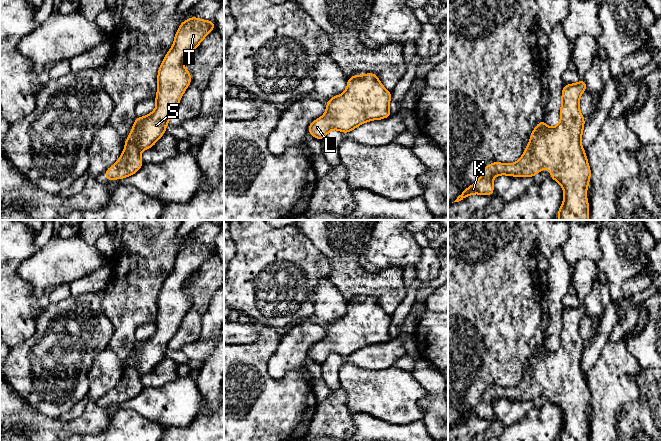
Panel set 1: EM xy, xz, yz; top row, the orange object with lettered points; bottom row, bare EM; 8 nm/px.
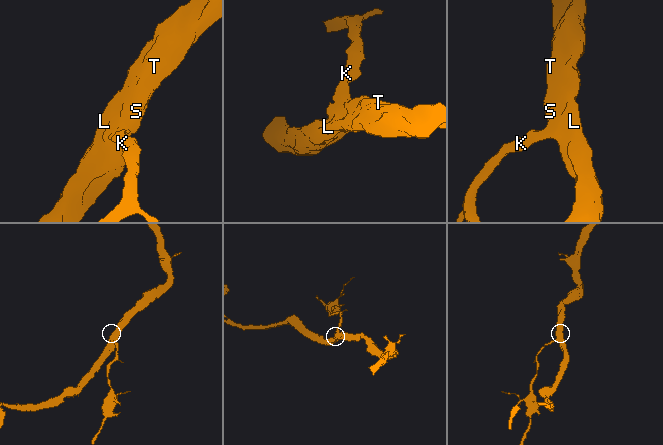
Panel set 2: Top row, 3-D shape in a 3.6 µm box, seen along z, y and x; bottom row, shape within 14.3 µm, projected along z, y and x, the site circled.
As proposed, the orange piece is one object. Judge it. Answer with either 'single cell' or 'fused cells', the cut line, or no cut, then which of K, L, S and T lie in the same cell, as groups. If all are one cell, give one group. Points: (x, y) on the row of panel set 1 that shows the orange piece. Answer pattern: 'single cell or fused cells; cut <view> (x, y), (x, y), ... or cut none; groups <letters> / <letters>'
single cell; cut none; groups K L S T

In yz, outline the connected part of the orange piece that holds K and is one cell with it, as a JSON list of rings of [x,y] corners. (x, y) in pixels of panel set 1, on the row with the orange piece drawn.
[[[583,79],[575,84],[565,84],[559,124],[549,128],[542,119],[531,133],[530,142],[518,161],[488,164],[479,180],[467,187],[454,202],[471,194],[492,196],[494,176],[534,177],[542,169],[552,169],[549,177],[557,181],[564,192],[556,217],[559,220],[589,220],[586,190],[591,171],[581,143],[585,118],[579,108],[580,96],[585,90],[587,84]]]

